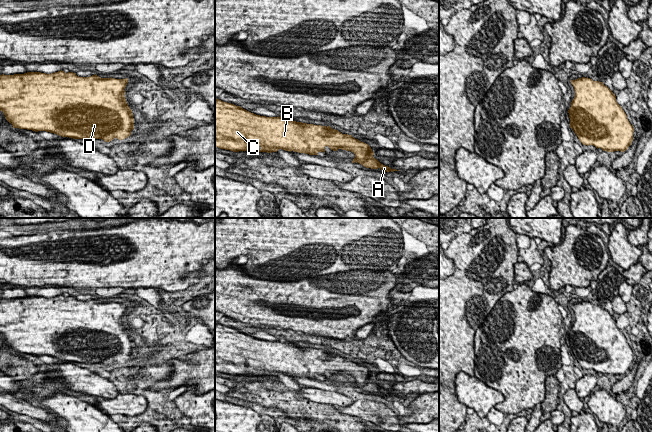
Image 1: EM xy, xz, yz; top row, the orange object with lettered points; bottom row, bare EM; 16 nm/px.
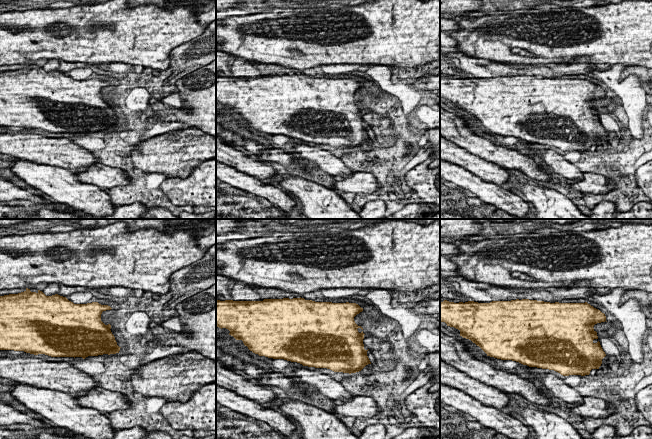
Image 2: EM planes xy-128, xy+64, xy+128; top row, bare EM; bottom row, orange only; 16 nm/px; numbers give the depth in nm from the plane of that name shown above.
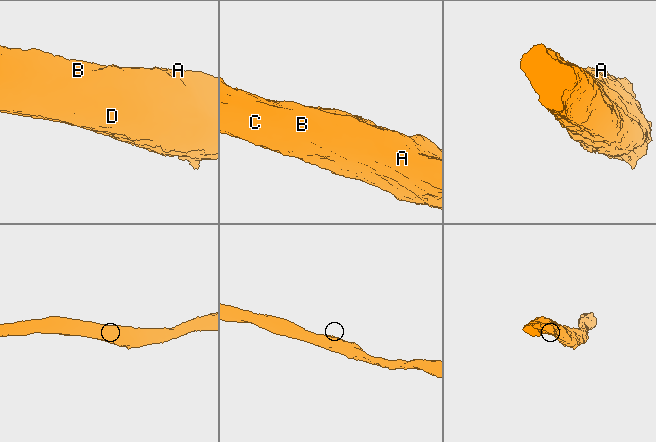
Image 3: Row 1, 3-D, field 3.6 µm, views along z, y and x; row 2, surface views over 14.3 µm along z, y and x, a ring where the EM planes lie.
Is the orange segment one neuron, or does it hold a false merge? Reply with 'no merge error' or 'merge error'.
no merge error

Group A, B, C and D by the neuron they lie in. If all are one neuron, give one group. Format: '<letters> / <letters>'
A B C D

